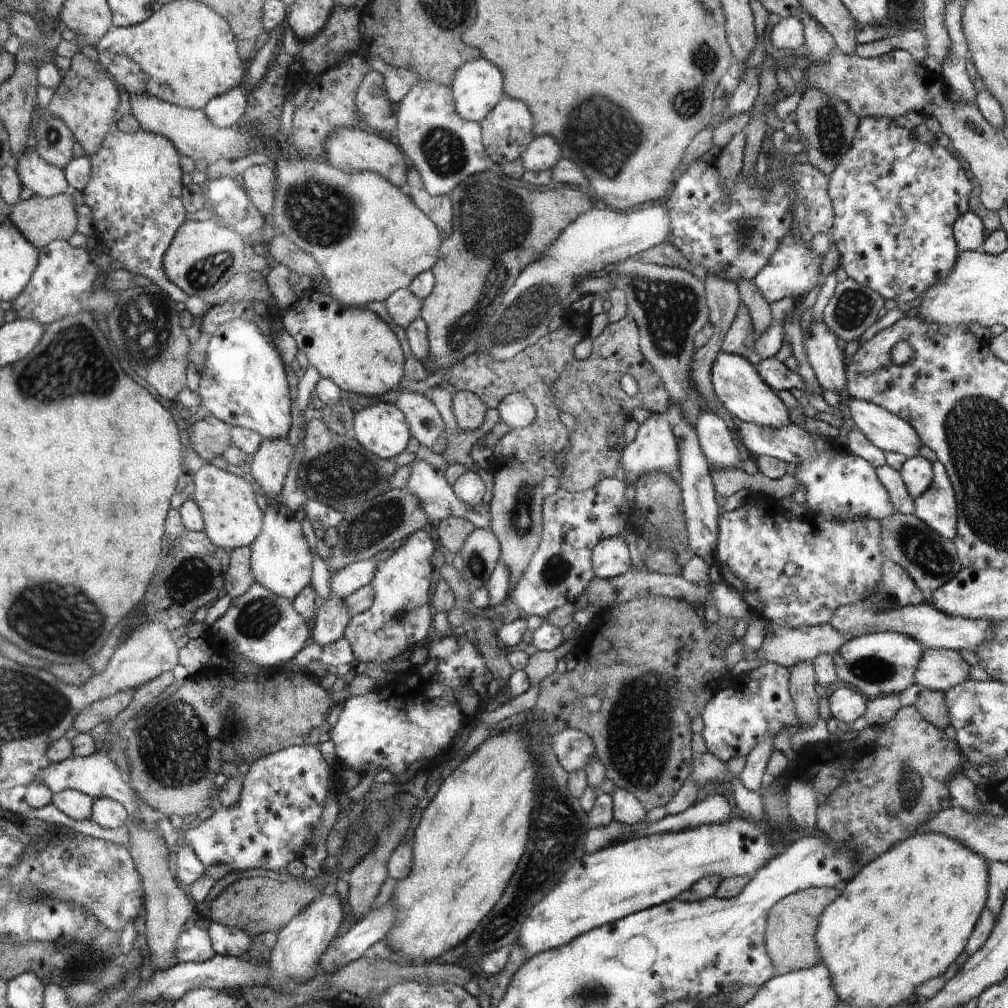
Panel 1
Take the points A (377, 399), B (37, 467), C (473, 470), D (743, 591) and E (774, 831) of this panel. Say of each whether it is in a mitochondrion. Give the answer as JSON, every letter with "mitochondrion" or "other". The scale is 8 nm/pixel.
{"A":"other","B":"other","C":"other","D":"other","E":"other"}

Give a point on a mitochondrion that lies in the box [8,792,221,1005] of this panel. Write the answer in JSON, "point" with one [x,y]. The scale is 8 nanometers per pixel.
{"point":[83,963]}

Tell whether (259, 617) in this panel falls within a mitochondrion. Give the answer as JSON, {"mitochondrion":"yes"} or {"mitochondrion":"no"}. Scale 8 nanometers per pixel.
{"mitochondrion":"yes"}

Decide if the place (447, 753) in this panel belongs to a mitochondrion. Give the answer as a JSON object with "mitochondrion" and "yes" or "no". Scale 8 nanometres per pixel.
{"mitochondrion":"no"}

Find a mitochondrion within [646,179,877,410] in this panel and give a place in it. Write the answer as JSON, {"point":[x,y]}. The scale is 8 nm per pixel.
{"point":[747,231]}

